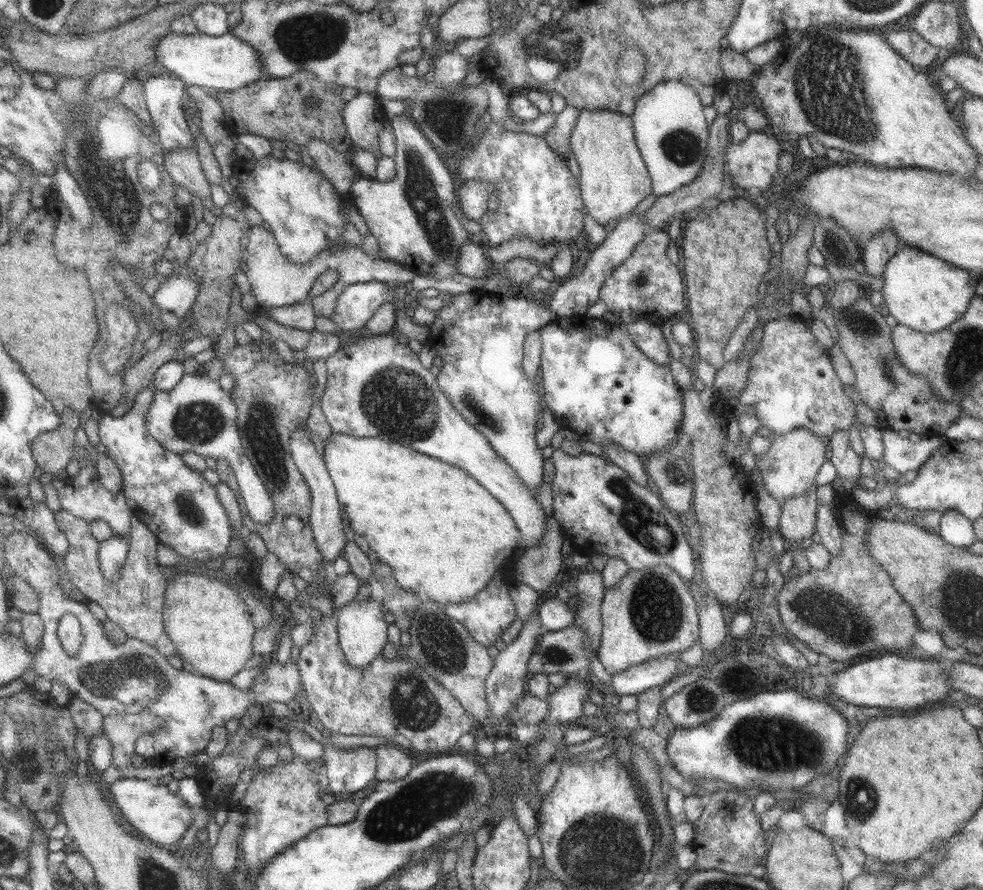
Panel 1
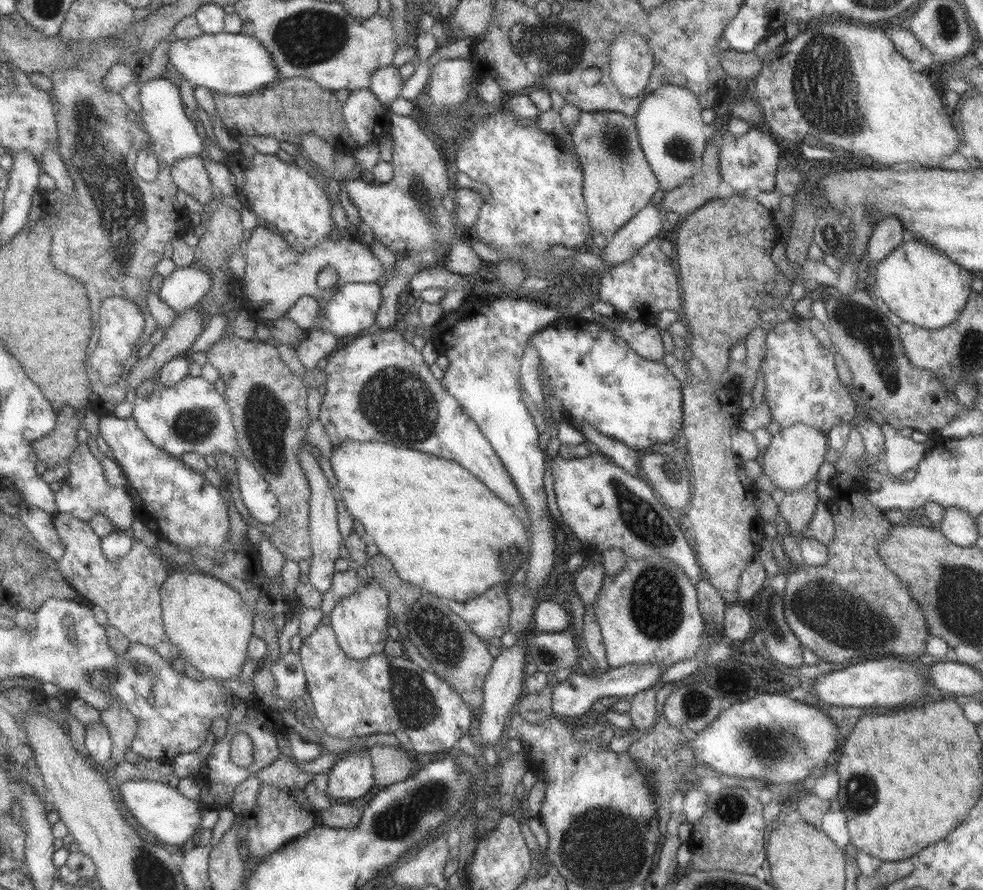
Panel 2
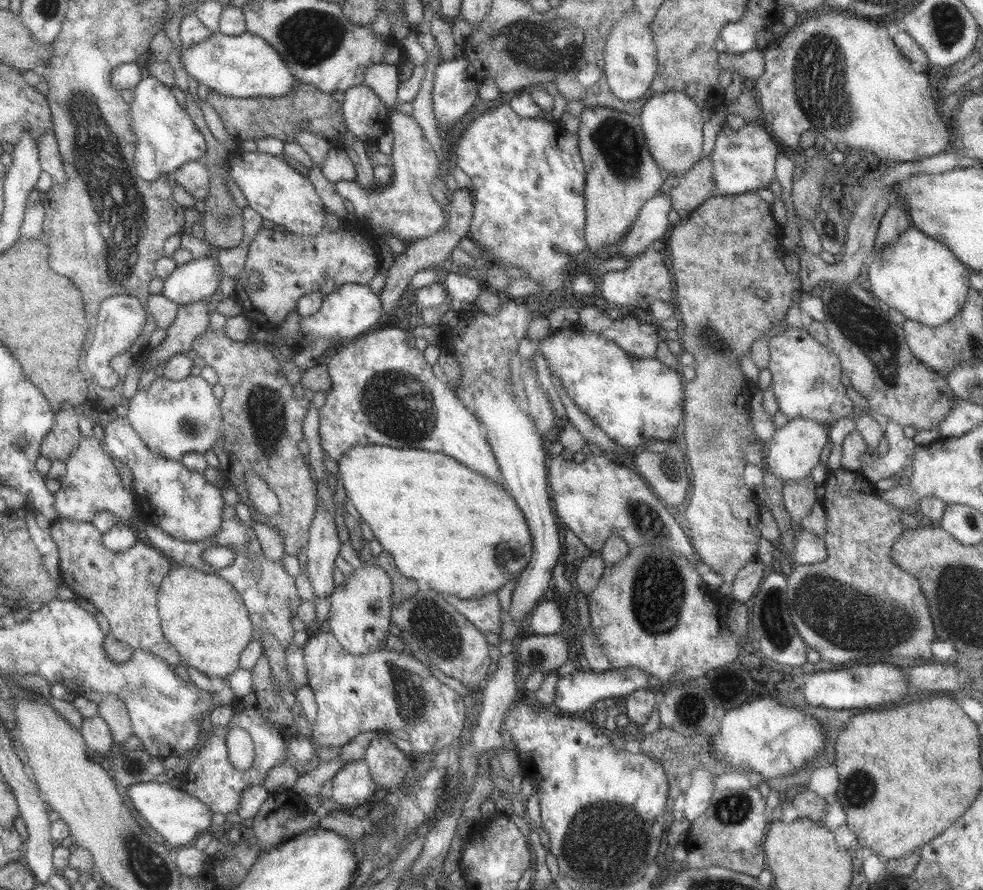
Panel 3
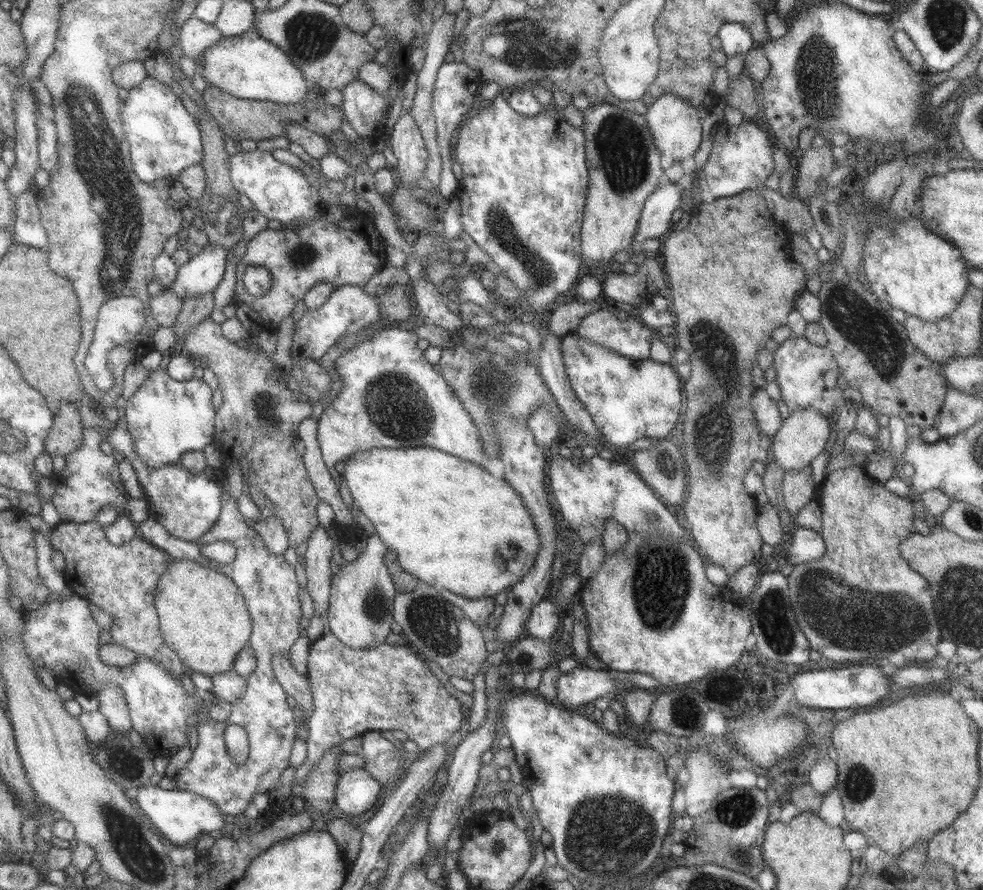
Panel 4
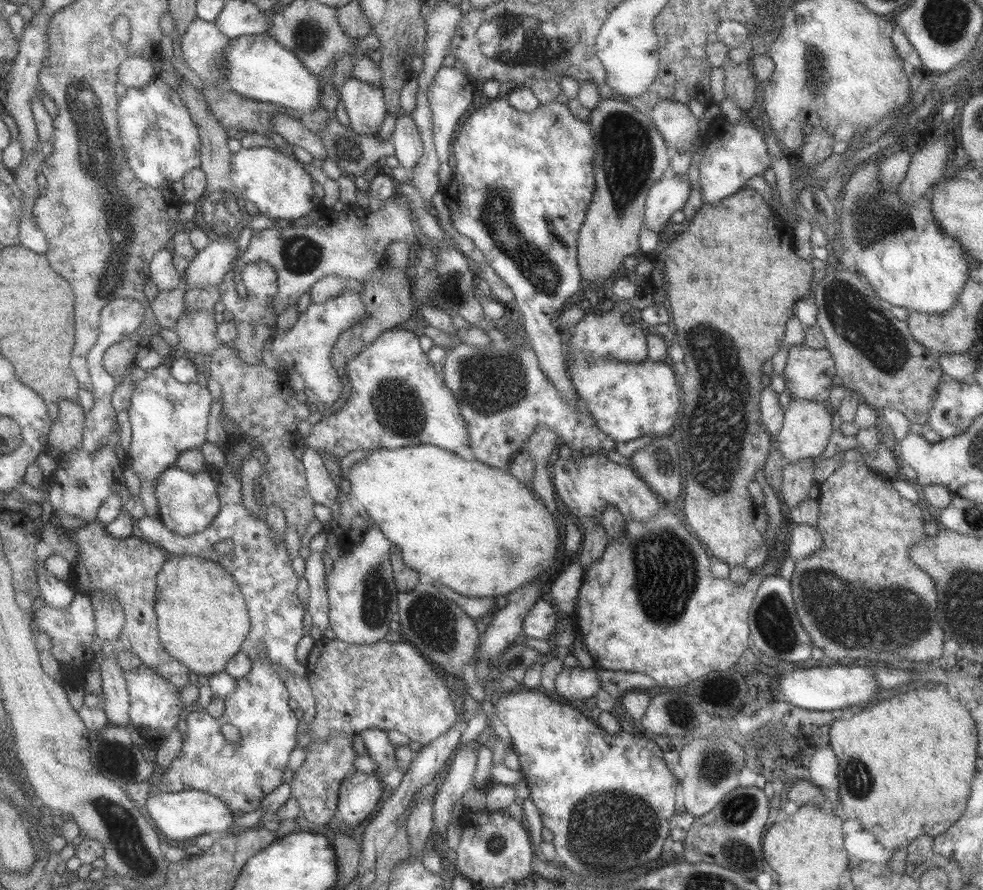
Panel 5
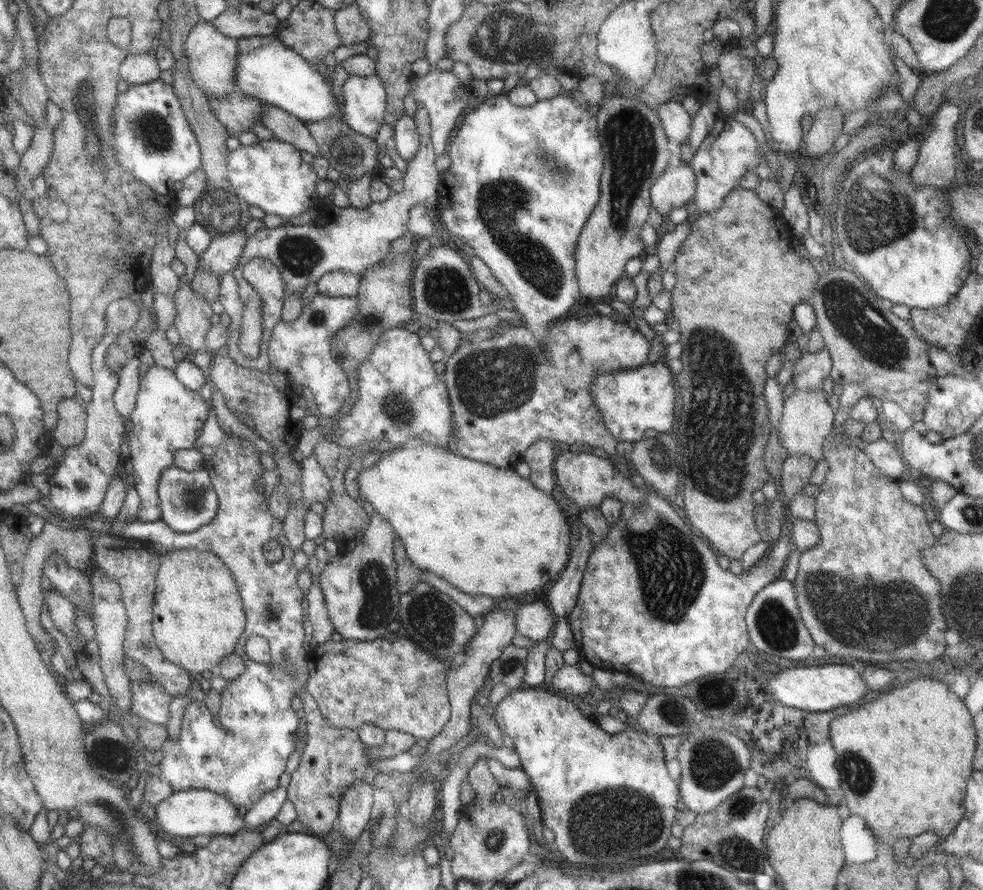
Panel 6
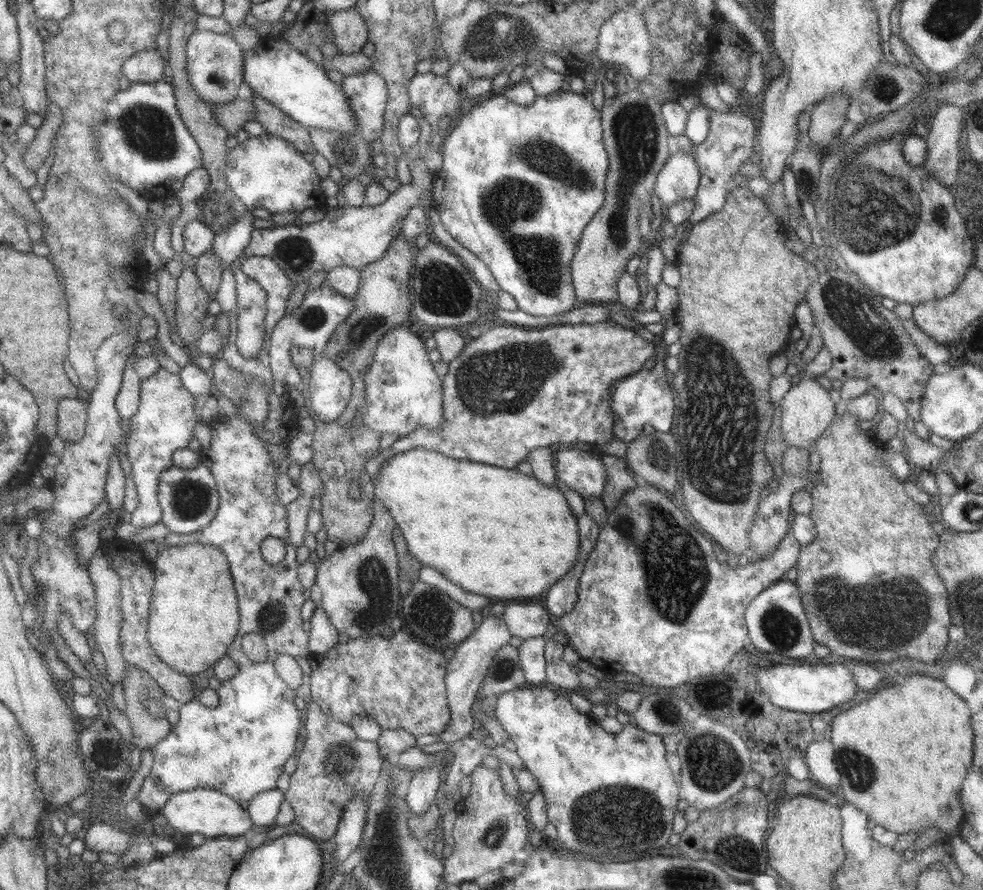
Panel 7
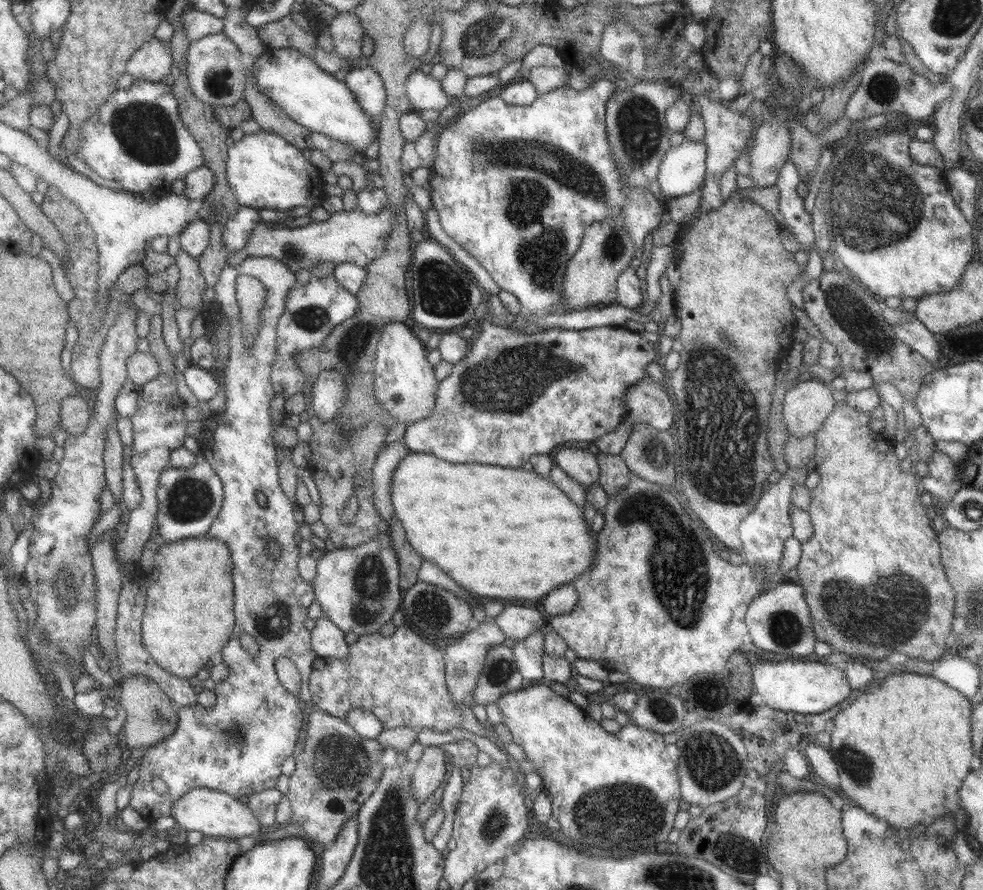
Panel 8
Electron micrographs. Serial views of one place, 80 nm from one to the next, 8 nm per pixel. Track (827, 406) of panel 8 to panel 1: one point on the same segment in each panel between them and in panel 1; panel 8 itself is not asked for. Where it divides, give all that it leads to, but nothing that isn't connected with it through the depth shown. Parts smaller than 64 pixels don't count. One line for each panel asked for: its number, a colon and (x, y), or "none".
1: (788, 468)
2: (792, 458)
3: (793, 451)
4: (802, 436)
5: (806, 425)
6: (806, 419)
7: (806, 409)

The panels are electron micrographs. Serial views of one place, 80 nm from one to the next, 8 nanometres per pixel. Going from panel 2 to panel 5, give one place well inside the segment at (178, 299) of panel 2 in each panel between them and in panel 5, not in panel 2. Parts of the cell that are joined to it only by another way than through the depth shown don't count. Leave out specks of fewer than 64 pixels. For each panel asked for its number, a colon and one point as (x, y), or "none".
3: (197, 280)
4: (201, 273)
5: (207, 268)

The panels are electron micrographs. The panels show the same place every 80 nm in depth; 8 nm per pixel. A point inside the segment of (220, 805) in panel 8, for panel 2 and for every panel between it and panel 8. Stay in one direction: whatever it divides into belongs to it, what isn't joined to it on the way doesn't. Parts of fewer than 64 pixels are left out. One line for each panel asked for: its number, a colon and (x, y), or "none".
2: (172, 818)
3: (178, 817)
4: (180, 816)
5: (179, 815)
6: (187, 813)
7: (201, 810)

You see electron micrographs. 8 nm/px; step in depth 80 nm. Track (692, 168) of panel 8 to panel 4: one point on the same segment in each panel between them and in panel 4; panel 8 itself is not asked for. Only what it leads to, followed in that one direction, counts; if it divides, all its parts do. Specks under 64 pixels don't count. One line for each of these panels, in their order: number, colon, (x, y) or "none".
4: (655, 218)
5: (668, 194)
6: (676, 187)
7: (678, 179)

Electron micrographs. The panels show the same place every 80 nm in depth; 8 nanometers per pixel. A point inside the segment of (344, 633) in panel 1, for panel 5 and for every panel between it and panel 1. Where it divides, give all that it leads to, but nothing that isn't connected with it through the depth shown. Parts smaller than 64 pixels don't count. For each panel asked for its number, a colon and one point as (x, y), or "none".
2: (358, 621)
3: (359, 617)
4: (359, 614)
5: (361, 592)

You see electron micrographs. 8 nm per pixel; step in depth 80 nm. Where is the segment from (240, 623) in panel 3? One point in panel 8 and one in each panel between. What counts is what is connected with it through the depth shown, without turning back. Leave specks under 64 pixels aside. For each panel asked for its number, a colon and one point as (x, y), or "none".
4: (203, 616)
5: (203, 619)
6: (199, 616)
7: (194, 617)
8: (189, 615)

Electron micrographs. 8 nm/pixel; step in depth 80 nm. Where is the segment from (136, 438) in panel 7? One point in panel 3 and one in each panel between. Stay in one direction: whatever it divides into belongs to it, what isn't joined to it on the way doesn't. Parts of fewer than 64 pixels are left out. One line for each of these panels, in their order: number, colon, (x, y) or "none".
3: (175, 418)
4: (167, 417)
5: (167, 416)
6: (168, 417)

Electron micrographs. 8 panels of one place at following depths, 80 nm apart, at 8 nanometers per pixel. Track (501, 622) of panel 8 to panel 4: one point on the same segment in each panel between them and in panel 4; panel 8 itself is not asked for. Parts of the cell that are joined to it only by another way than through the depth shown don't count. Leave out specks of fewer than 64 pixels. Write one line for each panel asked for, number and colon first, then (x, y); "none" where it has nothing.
4: (544, 618)
5: (539, 622)
6: (534, 620)
7: (524, 621)

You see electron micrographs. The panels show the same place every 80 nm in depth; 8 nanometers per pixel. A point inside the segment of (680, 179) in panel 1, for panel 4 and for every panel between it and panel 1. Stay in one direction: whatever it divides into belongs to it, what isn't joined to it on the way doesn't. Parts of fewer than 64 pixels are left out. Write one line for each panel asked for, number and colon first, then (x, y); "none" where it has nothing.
2: (672, 136)
3: (671, 123)
4: (675, 127)

